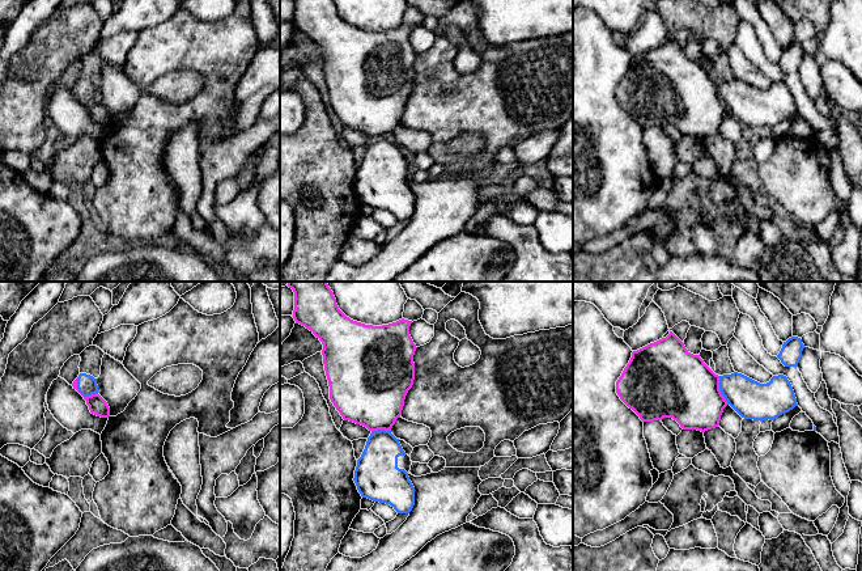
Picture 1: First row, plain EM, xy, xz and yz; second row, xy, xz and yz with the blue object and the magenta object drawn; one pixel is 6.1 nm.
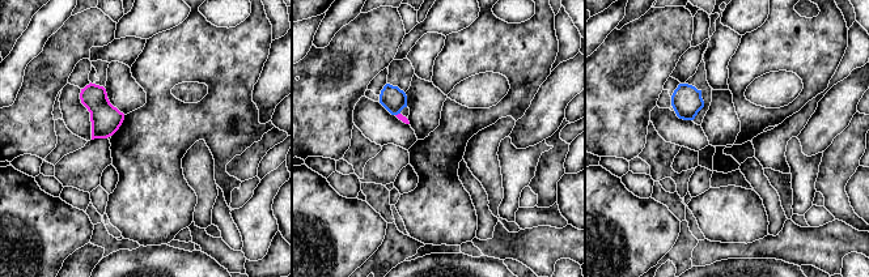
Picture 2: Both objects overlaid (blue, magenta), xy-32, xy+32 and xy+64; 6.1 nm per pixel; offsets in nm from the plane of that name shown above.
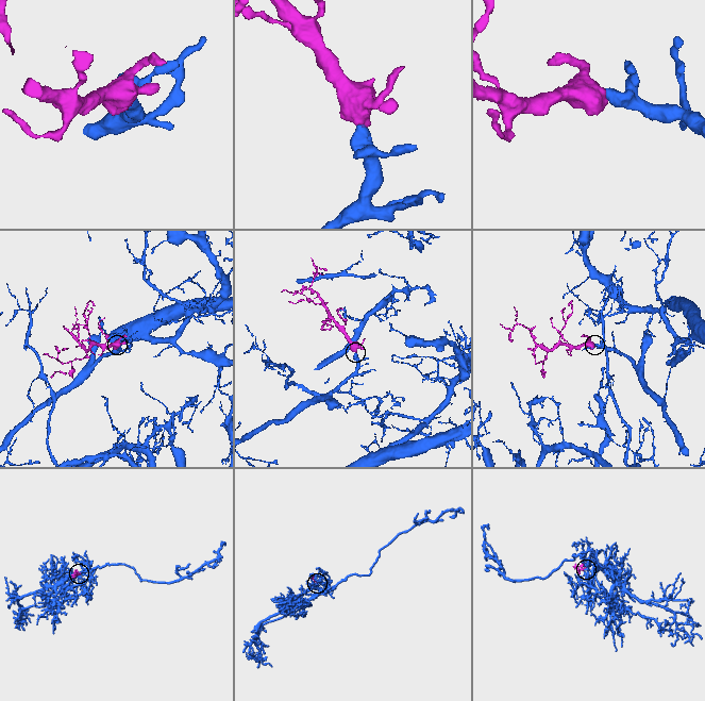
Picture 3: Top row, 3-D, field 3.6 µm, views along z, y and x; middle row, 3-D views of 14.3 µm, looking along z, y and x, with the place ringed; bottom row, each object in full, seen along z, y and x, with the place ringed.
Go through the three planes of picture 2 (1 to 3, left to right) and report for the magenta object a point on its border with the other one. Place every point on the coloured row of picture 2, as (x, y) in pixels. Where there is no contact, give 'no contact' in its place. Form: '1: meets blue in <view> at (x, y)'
1: no contact
2: meets blue in xy+32 at (397, 114)
3: no contact

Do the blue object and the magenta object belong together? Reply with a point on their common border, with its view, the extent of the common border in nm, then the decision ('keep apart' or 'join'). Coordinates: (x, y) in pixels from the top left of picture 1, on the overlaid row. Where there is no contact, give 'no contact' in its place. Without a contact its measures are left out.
contact xy (83, 394); length 160 nm; join

